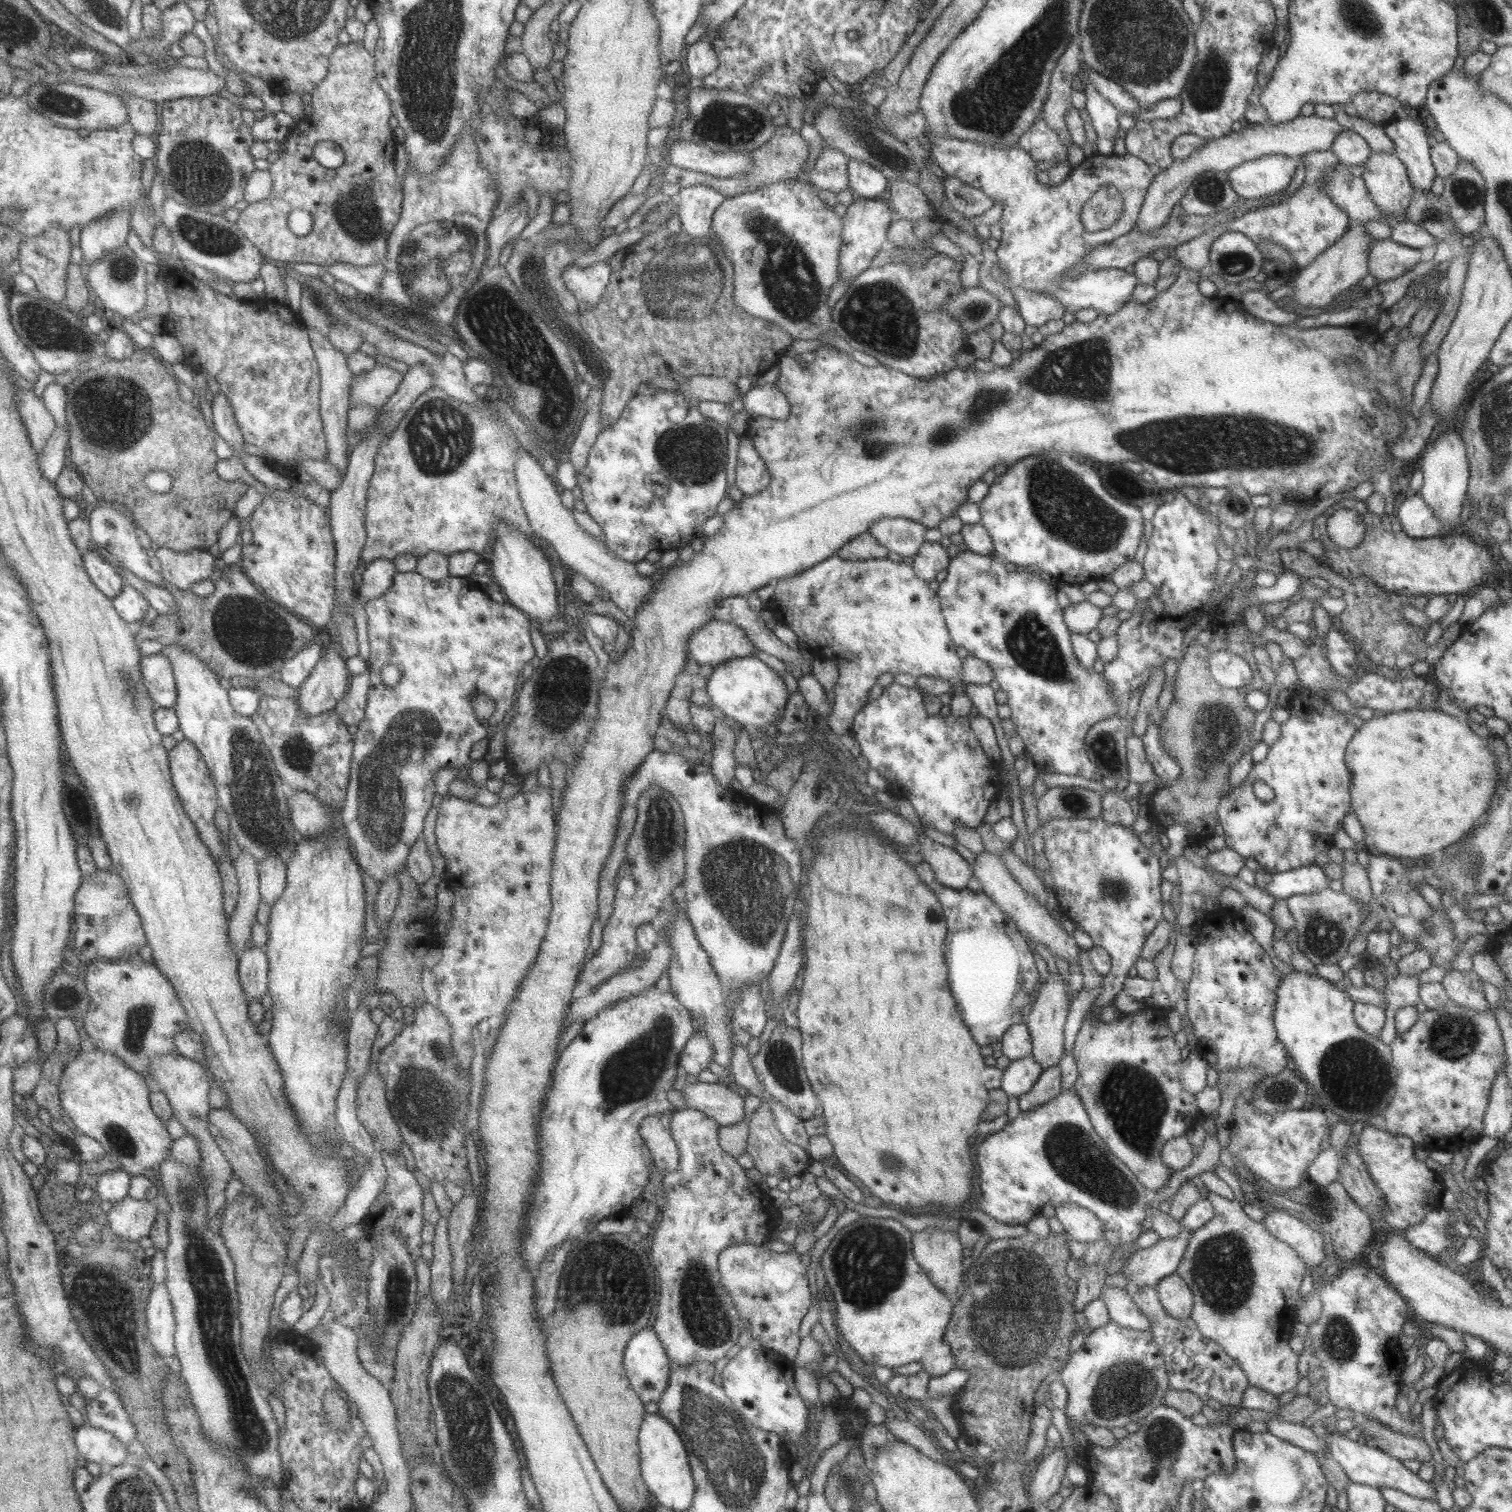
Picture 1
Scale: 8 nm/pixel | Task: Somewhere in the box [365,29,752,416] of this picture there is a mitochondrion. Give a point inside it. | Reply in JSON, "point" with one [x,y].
{"point":[430,256]}

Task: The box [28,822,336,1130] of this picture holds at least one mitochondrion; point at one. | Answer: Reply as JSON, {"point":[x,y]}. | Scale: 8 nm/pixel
{"point":[139,1020]}

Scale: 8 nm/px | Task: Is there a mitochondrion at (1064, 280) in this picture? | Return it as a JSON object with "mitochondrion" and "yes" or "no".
{"mitochondrion":"no"}

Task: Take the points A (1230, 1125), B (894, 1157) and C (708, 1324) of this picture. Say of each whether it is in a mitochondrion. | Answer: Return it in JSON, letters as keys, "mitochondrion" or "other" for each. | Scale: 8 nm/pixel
{"A":"other","B":"mitochondrion","C":"mitochondrion"}

